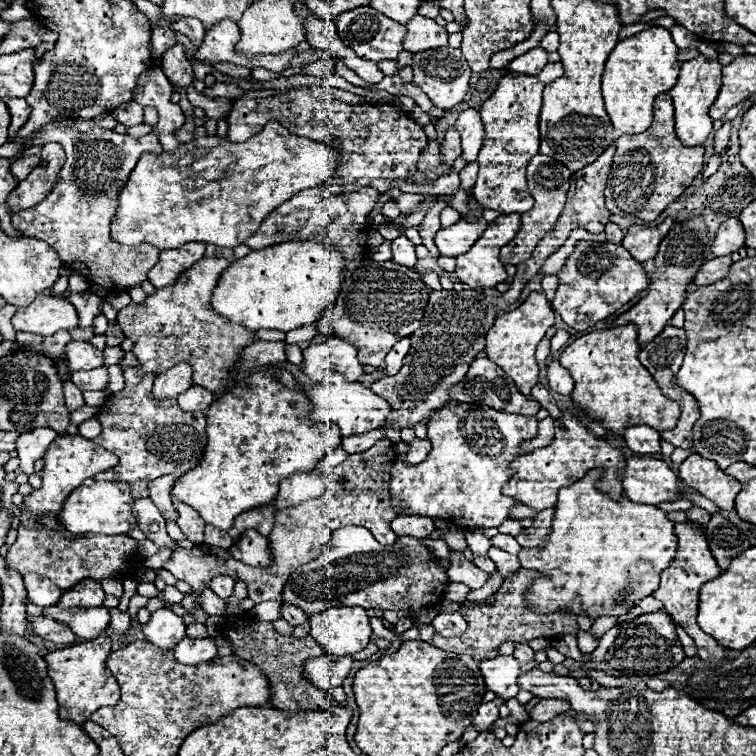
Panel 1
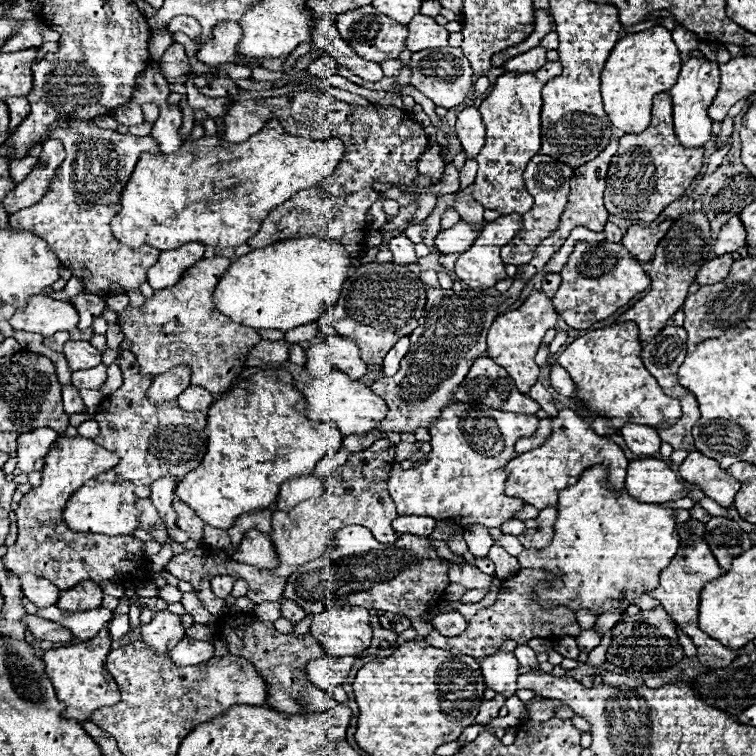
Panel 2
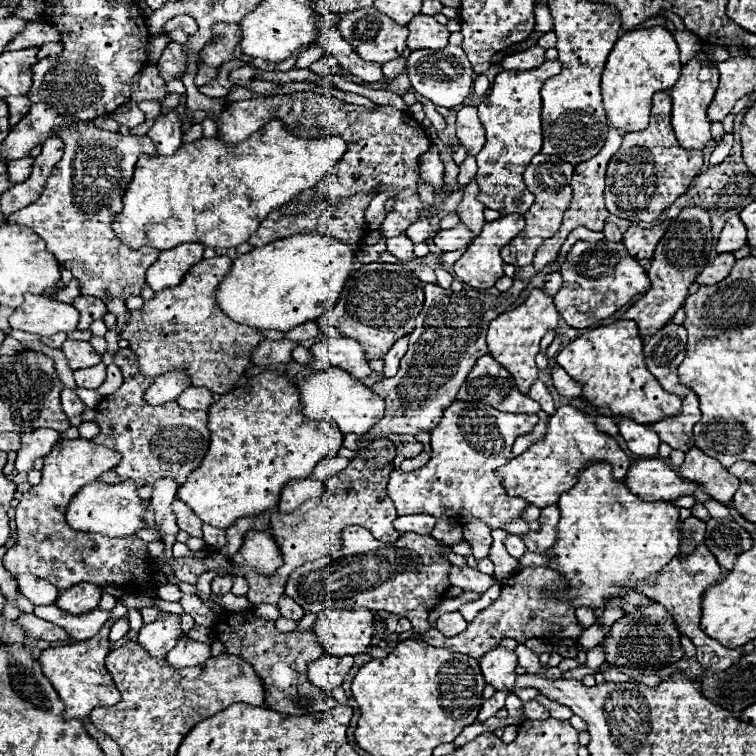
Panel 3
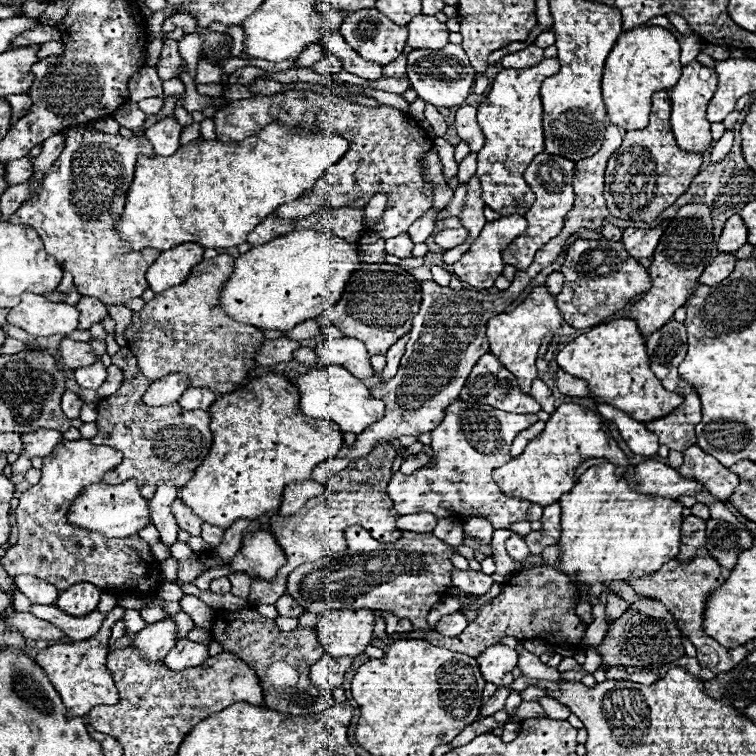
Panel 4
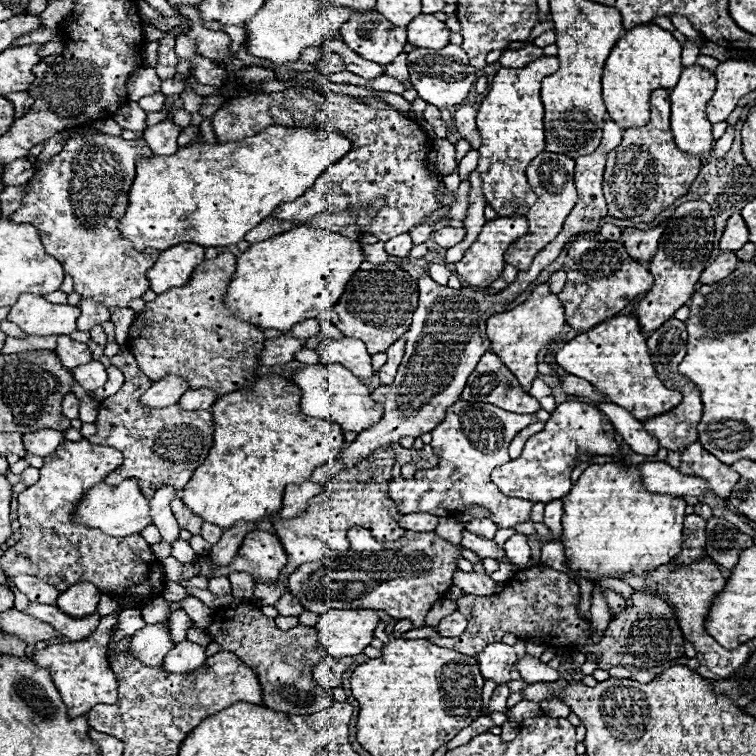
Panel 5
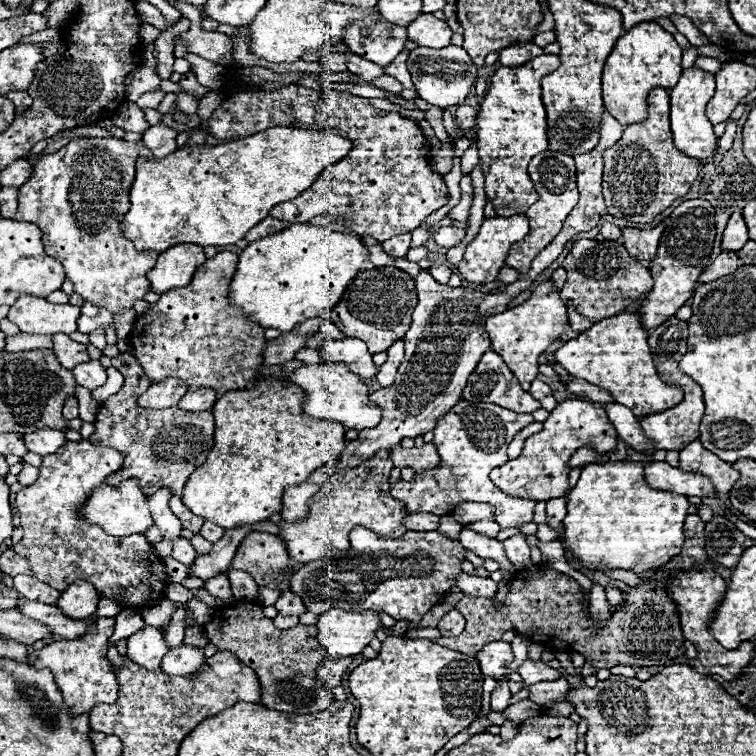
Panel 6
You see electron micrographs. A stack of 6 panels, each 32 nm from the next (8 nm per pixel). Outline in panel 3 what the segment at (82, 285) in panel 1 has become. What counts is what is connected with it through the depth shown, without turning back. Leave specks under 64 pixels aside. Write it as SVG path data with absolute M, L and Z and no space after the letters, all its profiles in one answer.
M72 279L67 287L58 292L57 300L72 304L75 298L80 294L79 284L76 282L76 280Z

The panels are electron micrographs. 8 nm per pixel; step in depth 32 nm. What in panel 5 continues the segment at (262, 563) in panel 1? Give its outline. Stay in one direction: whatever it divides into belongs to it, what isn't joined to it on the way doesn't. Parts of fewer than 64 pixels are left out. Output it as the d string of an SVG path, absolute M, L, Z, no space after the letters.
M250 532L246 534L236 558L230 566L214 570L212 576L197 576L190 580L182 580L184 587L207 589L208 580L218 576L228 576L232 572L248 572L256 578L256 582L278 582L280 570L288 564L288 556L284 546L274 534L268 532Z

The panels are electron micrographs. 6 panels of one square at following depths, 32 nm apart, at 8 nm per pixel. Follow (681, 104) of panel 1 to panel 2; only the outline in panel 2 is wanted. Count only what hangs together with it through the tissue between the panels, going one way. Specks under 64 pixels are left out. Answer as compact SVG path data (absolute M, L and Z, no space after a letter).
M690 58L688 62L682 64L682 72L678 82L670 88L672 96L672 106L674 106L674 130L684 148L702 148L710 140L710 128L712 122L708 118L708 106L712 104L716 90L720 86L720 76L718 76L718 62L710 60L700 60L700 58Z

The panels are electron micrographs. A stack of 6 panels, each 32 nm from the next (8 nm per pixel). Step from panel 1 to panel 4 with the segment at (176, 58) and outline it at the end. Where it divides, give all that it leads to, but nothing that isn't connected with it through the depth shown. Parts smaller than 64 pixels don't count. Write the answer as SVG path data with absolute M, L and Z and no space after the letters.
M166 38L166 40L164 40L164 46L162 46L162 52L160 52L160 58L158 58L158 64L156 64L158 76L160 76L162 80L170 80L170 78L178 76L182 62L184 62L184 60L182 60L180 54L178 54L178 44L176 44L176 40Z

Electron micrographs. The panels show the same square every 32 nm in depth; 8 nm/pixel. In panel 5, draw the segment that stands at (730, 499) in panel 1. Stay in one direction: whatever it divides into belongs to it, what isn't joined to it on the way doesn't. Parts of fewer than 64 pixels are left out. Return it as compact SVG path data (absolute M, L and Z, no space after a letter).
M698 442L682 450L682 464L678 470L682 470L682 474L694 474L694 476L706 478L710 482L710 490L720 498L730 496L734 484L740 478L740 474L734 472L730 466L726 466L724 462L718 462L714 454L702 450Z

